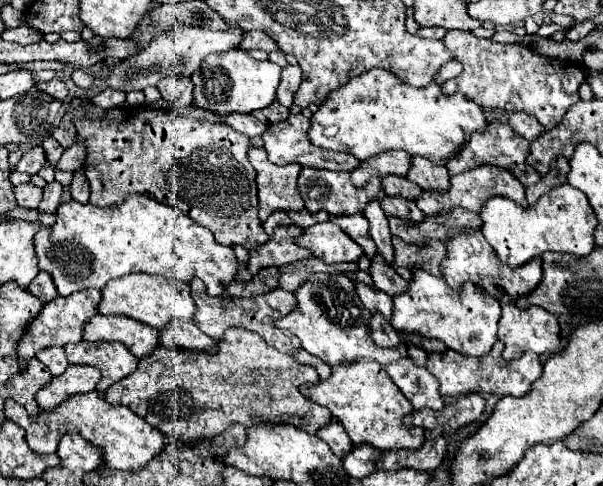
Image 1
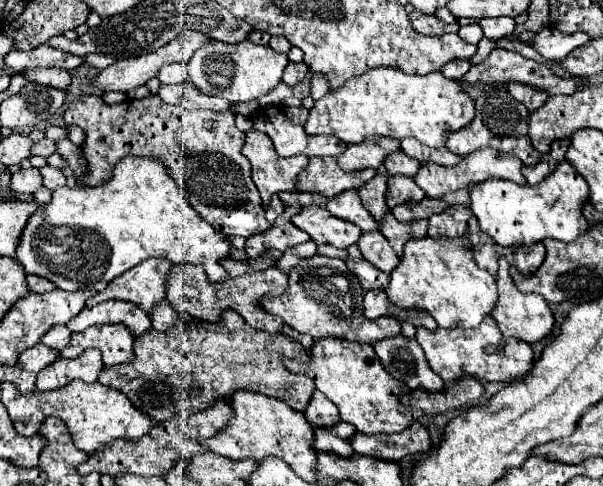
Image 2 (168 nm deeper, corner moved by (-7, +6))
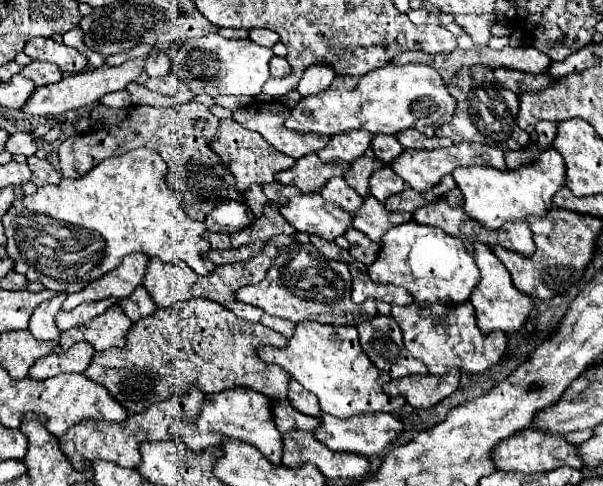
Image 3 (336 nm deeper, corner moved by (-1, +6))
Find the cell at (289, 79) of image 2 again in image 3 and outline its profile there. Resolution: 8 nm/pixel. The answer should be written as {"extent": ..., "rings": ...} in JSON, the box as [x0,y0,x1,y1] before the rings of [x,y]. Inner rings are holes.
{"extent":[269,56,291,78],"rings":[[[279,56],[271,58],[271,66],[269,68],[271,68],[271,76],[279,76],[279,78],[283,78],[283,76],[287,76],[291,72],[291,66],[287,64],[287,60],[279,58]]]}

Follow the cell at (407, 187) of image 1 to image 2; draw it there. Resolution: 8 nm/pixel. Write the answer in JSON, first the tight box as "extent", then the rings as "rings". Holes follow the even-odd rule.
{"extent":[385,152,421,178],"rings":[[[395,152],[389,154],[385,160],[385,170],[389,176],[407,176],[413,178],[417,174],[417,170],[421,168],[421,164],[409,156],[405,156],[403,152]]]}

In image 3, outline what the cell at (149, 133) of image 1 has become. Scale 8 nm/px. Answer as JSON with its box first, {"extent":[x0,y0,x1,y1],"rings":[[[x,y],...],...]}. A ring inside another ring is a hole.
{"extent":[59,102,253,234],"rings":[[[187,102],[187,104],[179,104],[179,106],[171,106],[171,108],[153,108],[153,106],[133,106],[127,114],[127,118],[119,124],[113,126],[109,130],[91,130],[91,132],[81,132],[75,136],[69,136],[67,140],[61,142],[59,146],[59,160],[61,160],[61,174],[65,178],[79,178],[83,174],[87,174],[91,168],[95,168],[101,160],[109,158],[109,156],[119,156],[129,152],[131,148],[151,148],[157,150],[161,154],[161,158],[165,158],[167,162],[167,184],[171,188],[171,192],[181,200],[185,212],[193,218],[199,220],[207,226],[207,230],[213,232],[225,232],[225,234],[233,234],[237,230],[247,228],[253,222],[253,214],[245,204],[243,194],[235,188],[235,178],[231,176],[229,170],[223,168],[223,164],[219,162],[219,156],[209,148],[209,142],[213,140],[213,134],[217,132],[219,126],[219,118],[215,118],[207,106],[199,104],[199,102]],[[195,120],[205,120],[207,126],[203,130],[195,128]]]}

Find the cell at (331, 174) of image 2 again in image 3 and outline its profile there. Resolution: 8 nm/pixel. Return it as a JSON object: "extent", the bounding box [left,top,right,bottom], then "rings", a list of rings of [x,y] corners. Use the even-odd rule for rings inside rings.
{"extent":[283,154,339,194],"rings":[[[307,154],[295,162],[293,168],[287,170],[287,180],[283,184],[293,184],[297,186],[303,194],[313,194],[319,192],[327,178],[337,176],[339,168],[335,164],[325,164],[321,160],[317,160],[315,154]]]}

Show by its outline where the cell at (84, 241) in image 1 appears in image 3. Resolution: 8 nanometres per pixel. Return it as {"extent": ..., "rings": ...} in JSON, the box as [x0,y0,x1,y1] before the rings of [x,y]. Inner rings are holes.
{"extent":[3,148,215,292],"rings":[[[135,148],[135,150],[129,150],[125,152],[123,156],[113,156],[113,158],[107,158],[103,160],[101,164],[97,164],[93,170],[89,170],[85,176],[81,178],[75,178],[75,180],[67,180],[67,178],[61,178],[61,182],[57,186],[45,186],[45,188],[37,188],[35,194],[31,196],[23,196],[23,198],[17,198],[11,206],[11,210],[7,210],[7,214],[3,216],[3,226],[5,226],[5,234],[7,234],[7,254],[9,258],[15,262],[15,272],[27,276],[29,280],[43,280],[47,284],[49,290],[63,290],[67,292],[67,286],[75,286],[75,292],[83,290],[89,282],[101,278],[103,274],[107,274],[109,270],[113,270],[115,266],[121,264],[121,260],[131,254],[131,252],[143,252],[147,256],[157,256],[161,258],[163,262],[185,262],[191,270],[195,270],[199,276],[205,276],[209,274],[215,264],[211,264],[207,258],[201,256],[201,252],[209,250],[209,242],[207,238],[203,236],[205,234],[205,224],[189,218],[185,212],[183,212],[183,206],[179,202],[179,198],[169,190],[167,182],[165,182],[165,176],[167,176],[167,166],[165,166],[165,160],[155,152],[155,150],[149,150],[149,148]]]}

